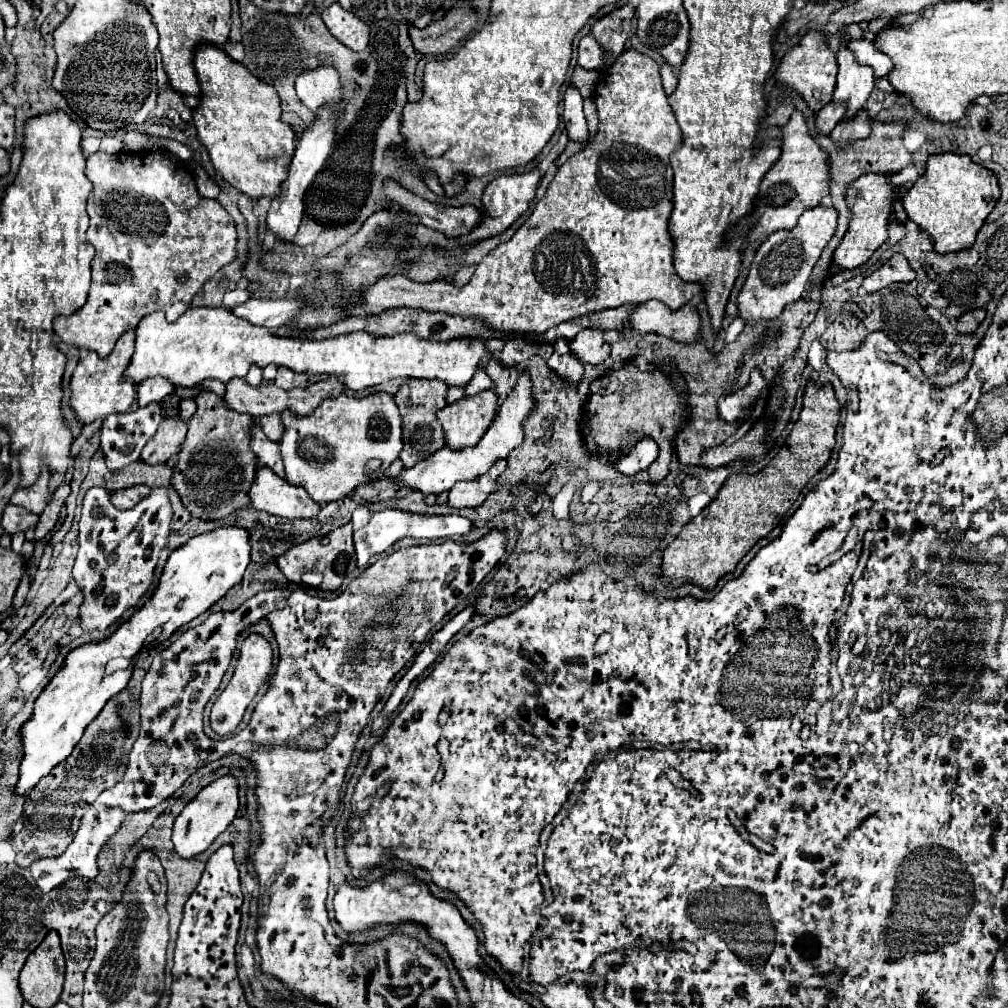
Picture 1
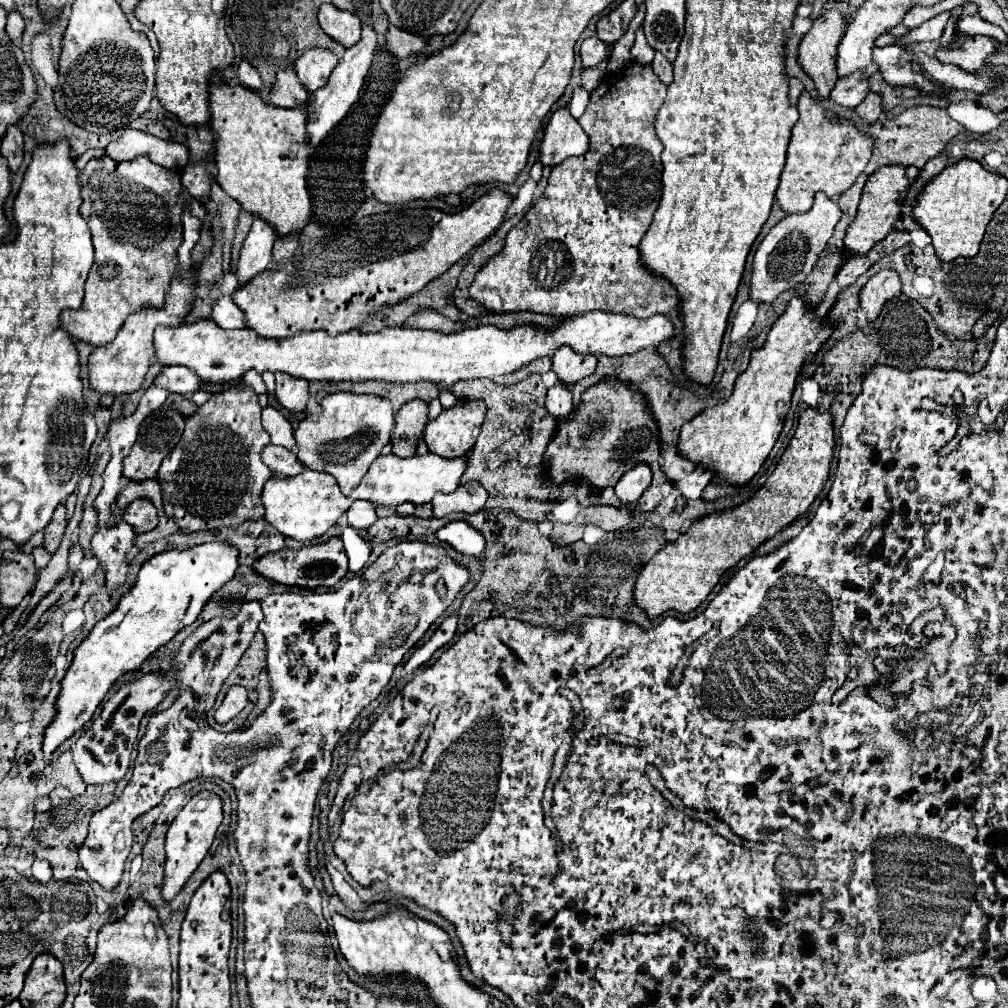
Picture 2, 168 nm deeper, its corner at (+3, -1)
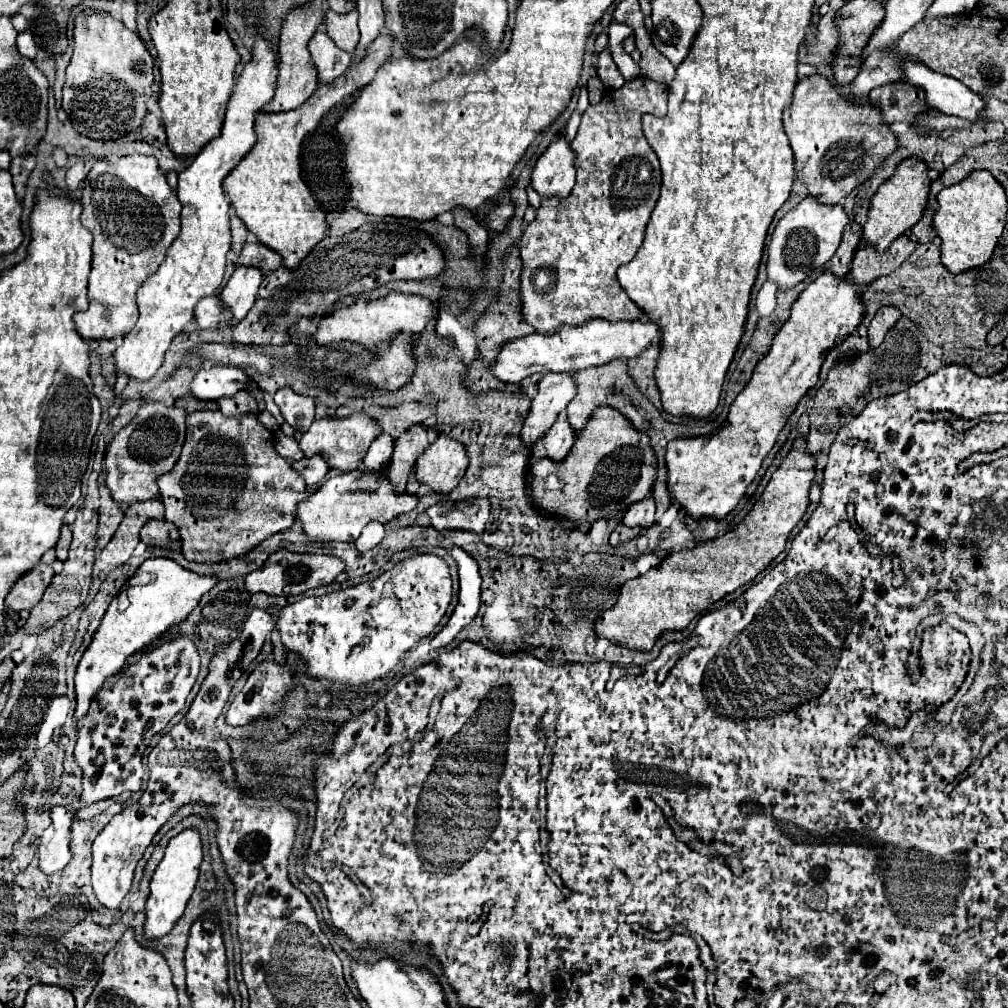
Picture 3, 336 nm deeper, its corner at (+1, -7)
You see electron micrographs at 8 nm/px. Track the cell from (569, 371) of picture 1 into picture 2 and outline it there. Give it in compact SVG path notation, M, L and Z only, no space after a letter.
M558 380L552 388L548 388L546 410L558 418L566 418L572 412L572 392L564 382Z

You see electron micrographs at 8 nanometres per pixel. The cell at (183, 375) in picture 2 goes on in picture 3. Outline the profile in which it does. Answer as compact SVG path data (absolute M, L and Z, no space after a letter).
M204 366L192 380L190 392L200 400L220 400L248 390L248 382L250 376L238 366Z

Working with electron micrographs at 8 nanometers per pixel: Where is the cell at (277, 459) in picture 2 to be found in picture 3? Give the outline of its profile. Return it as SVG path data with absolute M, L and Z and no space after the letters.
M320 456L302 458L298 462L292 462L292 466L296 466L296 470L300 470L300 474L304 474L304 480L308 486L322 482L324 476L330 472L330 466Z

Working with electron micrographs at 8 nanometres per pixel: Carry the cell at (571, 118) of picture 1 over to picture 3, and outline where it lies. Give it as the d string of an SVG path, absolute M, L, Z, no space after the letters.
M556 136L556 140L536 162L536 168L532 172L532 188L542 198L568 198L576 178L574 158L576 156L564 136Z

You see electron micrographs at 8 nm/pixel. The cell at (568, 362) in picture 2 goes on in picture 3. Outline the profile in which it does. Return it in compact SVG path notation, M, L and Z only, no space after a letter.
M546 374L538 382L538 394L532 396L528 416L520 430L524 446L534 446L546 436L560 412L572 400L572 394L576 394L576 382L572 382L570 374Z

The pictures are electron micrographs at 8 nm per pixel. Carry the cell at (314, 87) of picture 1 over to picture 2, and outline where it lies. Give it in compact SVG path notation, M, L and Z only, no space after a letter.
M310 48L306 54L302 54L296 60L296 74L298 80L302 82L302 86L308 92L314 92L322 86L326 86L326 80L330 76L330 72L336 68L338 58L334 52L324 50L324 48Z

